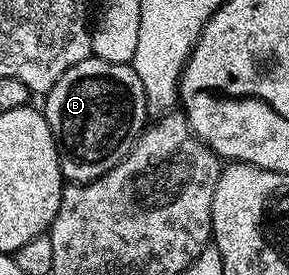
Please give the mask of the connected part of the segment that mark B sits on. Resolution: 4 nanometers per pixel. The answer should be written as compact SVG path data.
M92 55L88 60L71 66L71 70L67 70L67 74L63 74L59 82L55 82L55 86L44 100L45 121L51 126L57 143L57 155L61 158L61 175L66 181L75 184L97 180L103 174L107 174L107 170L119 166L119 162L127 158L127 154L147 127L143 82L139 82L139 74L135 74L132 64L103 62Z

